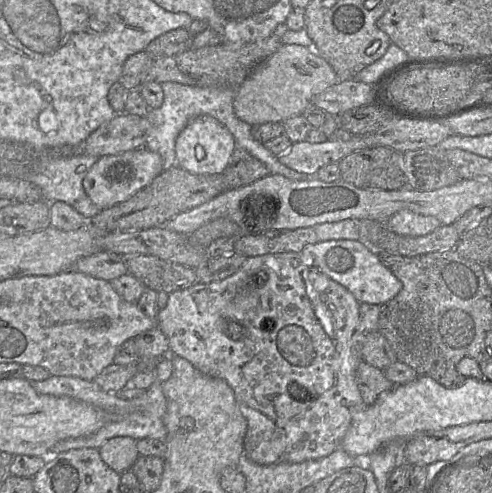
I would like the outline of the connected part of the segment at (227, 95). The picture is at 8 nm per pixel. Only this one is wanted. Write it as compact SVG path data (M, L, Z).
M176 82L160 83L164 100L159 108L151 109L145 116L150 123L144 148L158 153L163 160L164 170L176 166L175 142L178 135L188 122L201 115L209 115L218 120L233 135L236 145L245 149L252 156L263 162L271 174L280 174L292 180L310 178L282 164L263 143L257 141L251 134L251 125L240 120L234 112L233 103L237 90L225 87L197 87Z

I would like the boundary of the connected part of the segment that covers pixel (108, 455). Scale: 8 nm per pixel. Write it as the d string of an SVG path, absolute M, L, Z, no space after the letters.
M131 437L112 438L98 450L102 460L119 474L130 470L139 456L137 440Z

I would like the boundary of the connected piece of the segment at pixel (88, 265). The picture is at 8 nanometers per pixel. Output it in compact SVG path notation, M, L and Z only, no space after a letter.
M108 251L80 258L70 270L109 282L128 273L126 257Z

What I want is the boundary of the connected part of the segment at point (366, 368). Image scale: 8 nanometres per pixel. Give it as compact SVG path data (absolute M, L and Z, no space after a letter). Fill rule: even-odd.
M362 361L356 370L355 380L364 403L372 405L379 395L394 388L383 371Z

